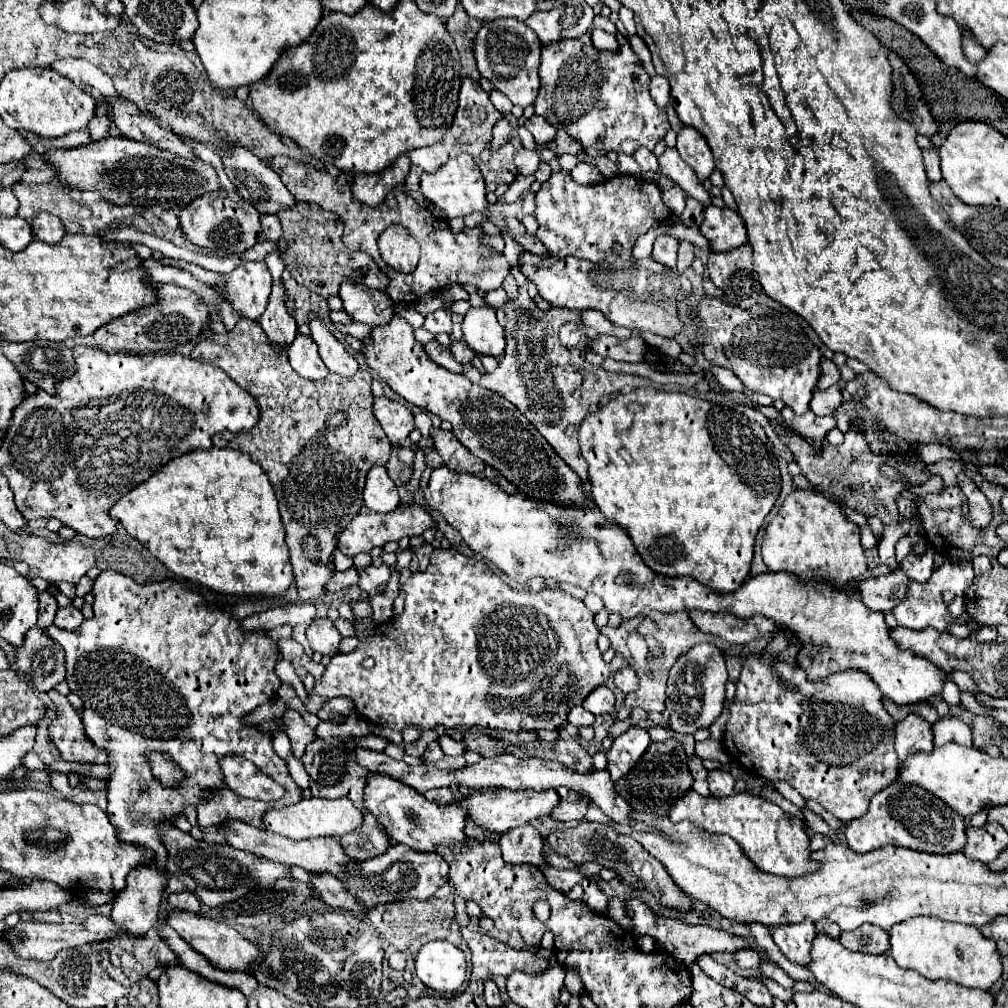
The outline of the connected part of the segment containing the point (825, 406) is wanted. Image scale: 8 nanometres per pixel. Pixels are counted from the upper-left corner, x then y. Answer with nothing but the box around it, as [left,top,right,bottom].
[810,385,842,415]

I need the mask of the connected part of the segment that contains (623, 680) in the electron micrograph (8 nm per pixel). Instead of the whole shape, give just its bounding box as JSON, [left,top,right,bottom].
[614,665,638,693]

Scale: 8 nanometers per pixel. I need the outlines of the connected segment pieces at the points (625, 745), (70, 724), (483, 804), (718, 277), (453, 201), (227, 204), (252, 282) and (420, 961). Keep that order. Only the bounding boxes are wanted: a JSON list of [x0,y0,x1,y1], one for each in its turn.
[[606,727,650,781],[48,689,108,763],[462,789,558,833],[706,243,762,309],[420,155,486,219],[180,191,262,253],[176,261,272,321],[416,941,464,993]]

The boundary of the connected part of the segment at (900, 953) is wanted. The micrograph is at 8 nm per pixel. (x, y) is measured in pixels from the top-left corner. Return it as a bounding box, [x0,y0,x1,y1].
[890,917,1002,991]

